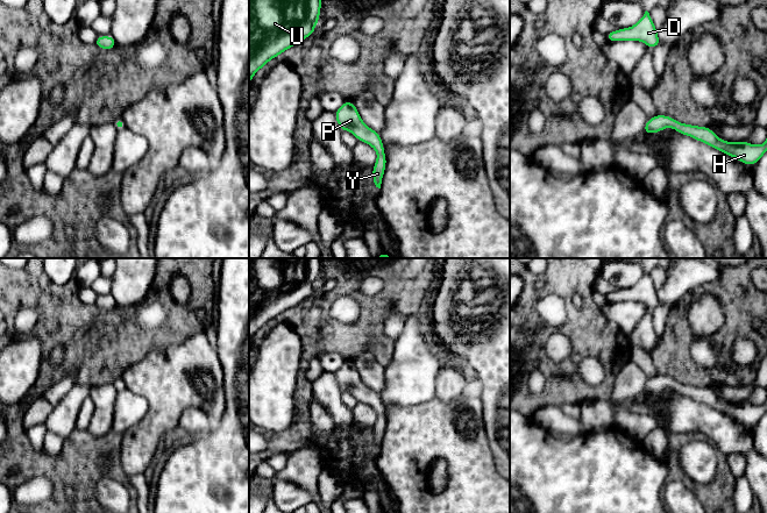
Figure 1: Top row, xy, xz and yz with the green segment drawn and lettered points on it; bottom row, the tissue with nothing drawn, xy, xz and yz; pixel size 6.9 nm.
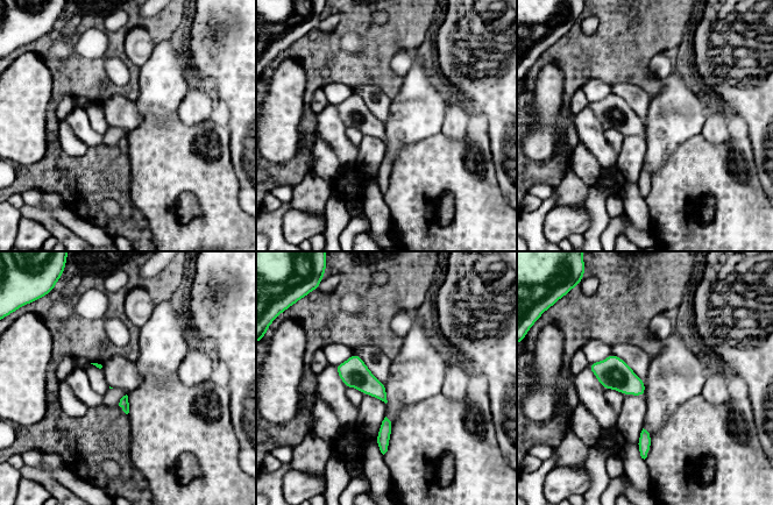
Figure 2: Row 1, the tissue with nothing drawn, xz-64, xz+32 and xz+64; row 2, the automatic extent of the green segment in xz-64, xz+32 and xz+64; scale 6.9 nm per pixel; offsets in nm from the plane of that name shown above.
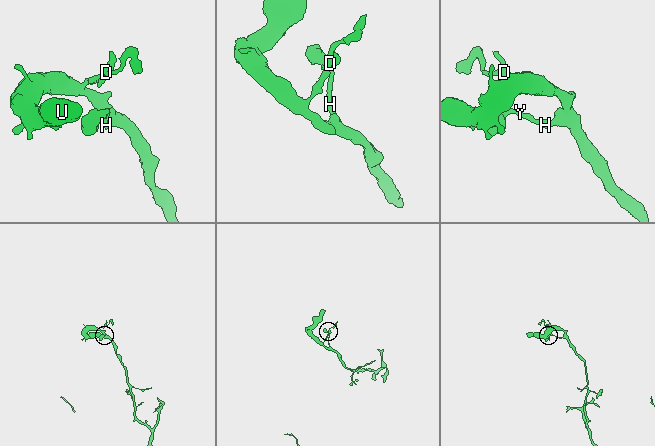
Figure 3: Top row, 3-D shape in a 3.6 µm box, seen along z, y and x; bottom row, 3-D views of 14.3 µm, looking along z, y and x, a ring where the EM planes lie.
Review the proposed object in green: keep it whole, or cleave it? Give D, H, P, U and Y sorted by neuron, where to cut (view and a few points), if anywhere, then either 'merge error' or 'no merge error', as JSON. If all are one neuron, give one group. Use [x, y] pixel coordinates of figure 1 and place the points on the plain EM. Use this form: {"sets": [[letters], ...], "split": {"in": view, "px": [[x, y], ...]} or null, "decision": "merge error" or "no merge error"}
{"sets": [["D", "H", "P", "U", "Y"]], "split": null, "decision": "no merge error"}

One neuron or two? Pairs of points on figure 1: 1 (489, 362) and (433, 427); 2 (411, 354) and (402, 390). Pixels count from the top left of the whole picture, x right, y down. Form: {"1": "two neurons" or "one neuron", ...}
{"1": "two neurons", "2": "one neuron"}

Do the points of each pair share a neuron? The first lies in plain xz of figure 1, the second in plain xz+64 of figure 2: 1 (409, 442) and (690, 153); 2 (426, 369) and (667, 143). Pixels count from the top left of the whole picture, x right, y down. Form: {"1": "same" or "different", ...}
{"1": "same", "2": "same"}

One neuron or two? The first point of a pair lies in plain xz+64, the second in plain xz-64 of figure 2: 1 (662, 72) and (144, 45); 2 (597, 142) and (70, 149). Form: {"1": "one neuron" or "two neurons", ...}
{"1": "one neuron", "2": "two neurons"}

